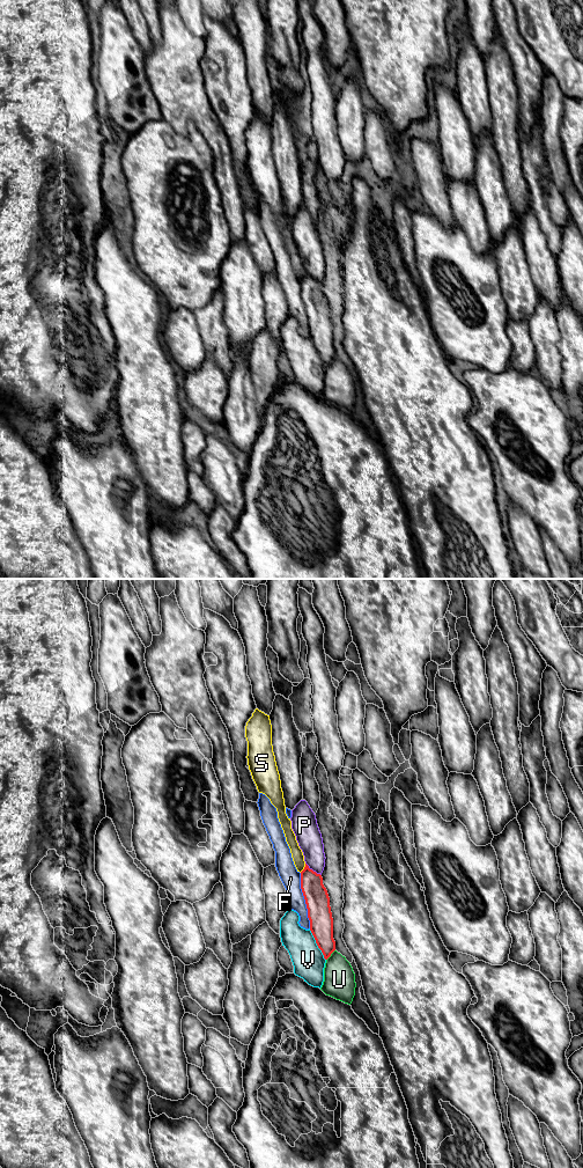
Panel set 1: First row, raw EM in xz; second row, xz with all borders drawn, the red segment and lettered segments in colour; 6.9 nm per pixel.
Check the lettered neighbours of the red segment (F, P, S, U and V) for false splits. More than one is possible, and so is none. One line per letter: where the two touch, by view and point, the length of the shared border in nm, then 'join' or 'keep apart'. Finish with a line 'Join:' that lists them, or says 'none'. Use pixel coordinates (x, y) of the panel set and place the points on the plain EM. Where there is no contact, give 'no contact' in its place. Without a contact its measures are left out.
F: meets red in xz at (305, 308); contact 400 nm long; keep apart
P: meets red in xz at (311, 277); contact 140 nm long; keep apart
S: meets red in xz at (304, 276); contact 80 nm long; keep apart
U: meets red in xz at (330, 362); contact 100 nm long; keep apart
V: meets red in xz at (317, 352); contact 260 nm long; keep apart
Join: none

